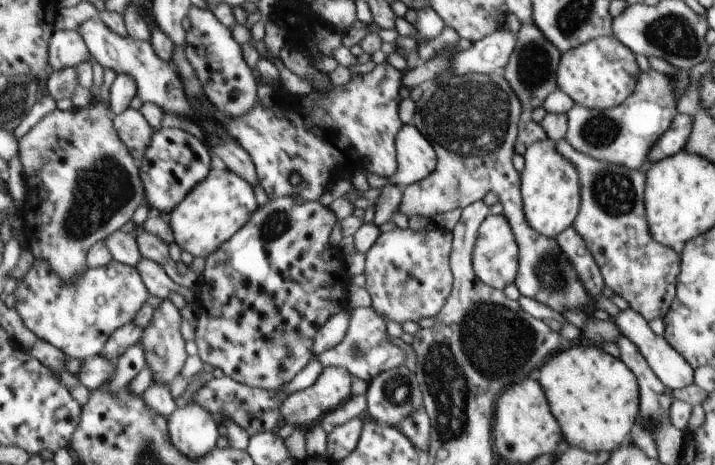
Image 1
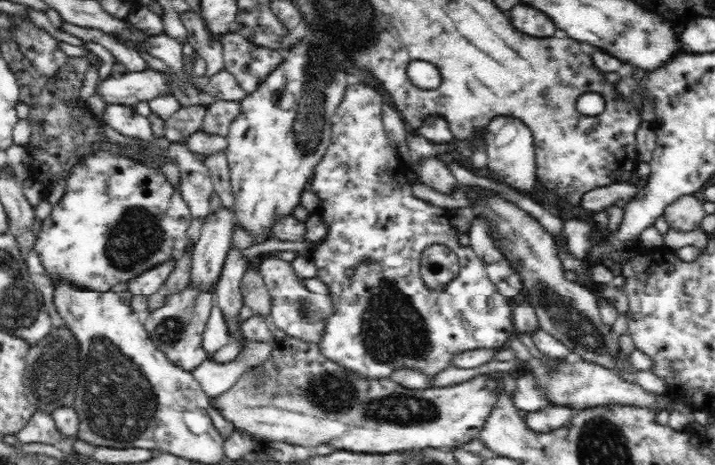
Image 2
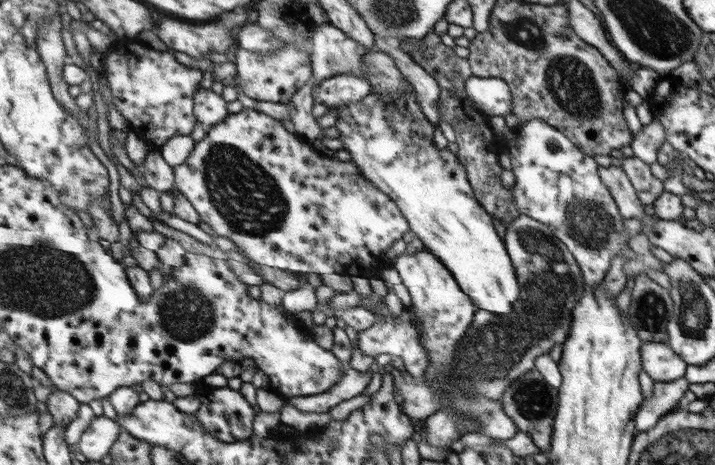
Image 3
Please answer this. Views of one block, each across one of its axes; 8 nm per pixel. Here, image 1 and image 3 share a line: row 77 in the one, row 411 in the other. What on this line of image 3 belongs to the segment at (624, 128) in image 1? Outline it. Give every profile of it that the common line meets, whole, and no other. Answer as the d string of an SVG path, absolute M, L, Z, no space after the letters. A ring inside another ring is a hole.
M684 377L672 382L653 382L650 397L643 398L643 404L635 414L635 429L639 432L647 430L659 417L673 411L689 384Z

